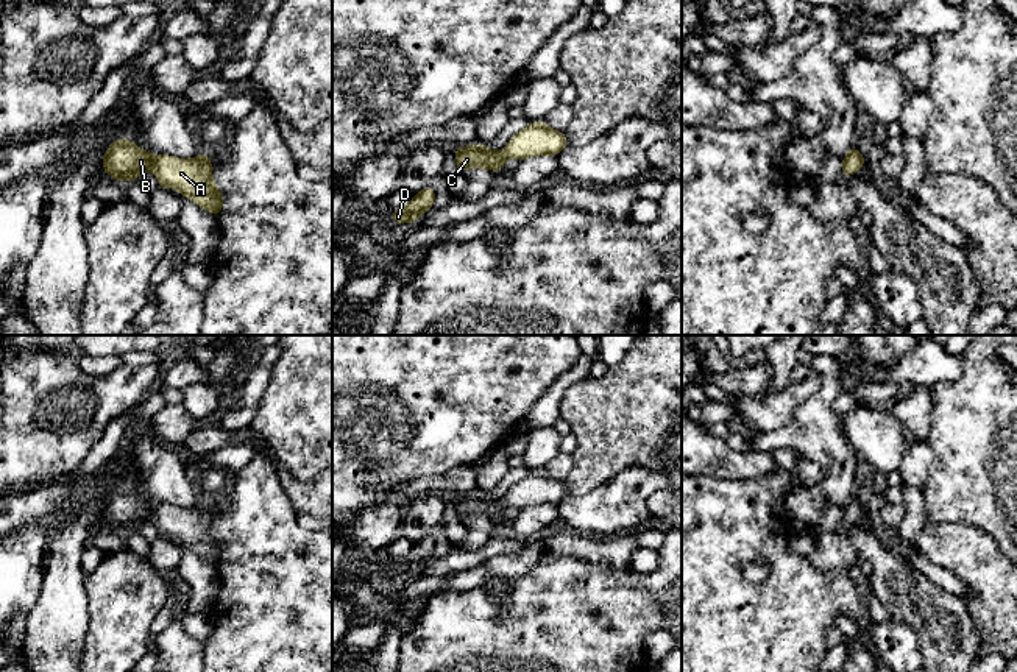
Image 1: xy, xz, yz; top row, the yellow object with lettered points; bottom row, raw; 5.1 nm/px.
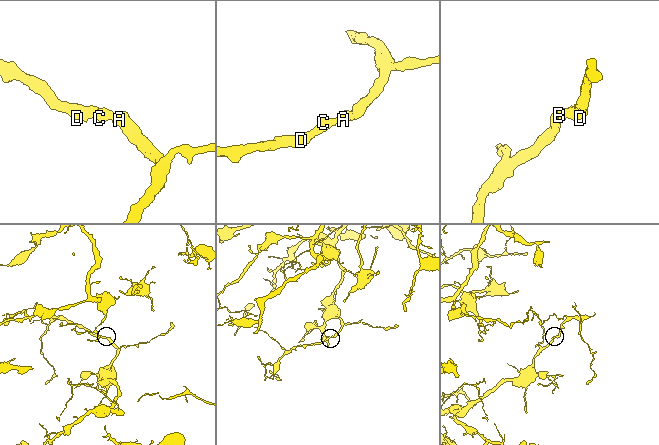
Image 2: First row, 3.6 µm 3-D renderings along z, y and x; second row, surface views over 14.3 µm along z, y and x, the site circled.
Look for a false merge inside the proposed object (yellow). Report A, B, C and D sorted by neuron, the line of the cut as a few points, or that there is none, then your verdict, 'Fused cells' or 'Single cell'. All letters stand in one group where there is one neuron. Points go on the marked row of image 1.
Groups: A B C D. No split. Single cell

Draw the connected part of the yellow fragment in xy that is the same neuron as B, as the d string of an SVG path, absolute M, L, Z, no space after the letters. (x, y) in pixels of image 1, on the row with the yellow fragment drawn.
M125 137L109 145L101 168L108 176L125 182L136 179L142 172L153 172L161 187L179 190L184 198L195 201L215 217L223 209L223 195L212 179L207 151L193 159L156 156Z

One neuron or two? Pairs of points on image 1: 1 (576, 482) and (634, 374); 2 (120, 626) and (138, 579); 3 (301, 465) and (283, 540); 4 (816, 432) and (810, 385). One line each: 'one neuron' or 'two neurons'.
1: one neuron
2: one neuron
3: two neurons
4: two neurons

